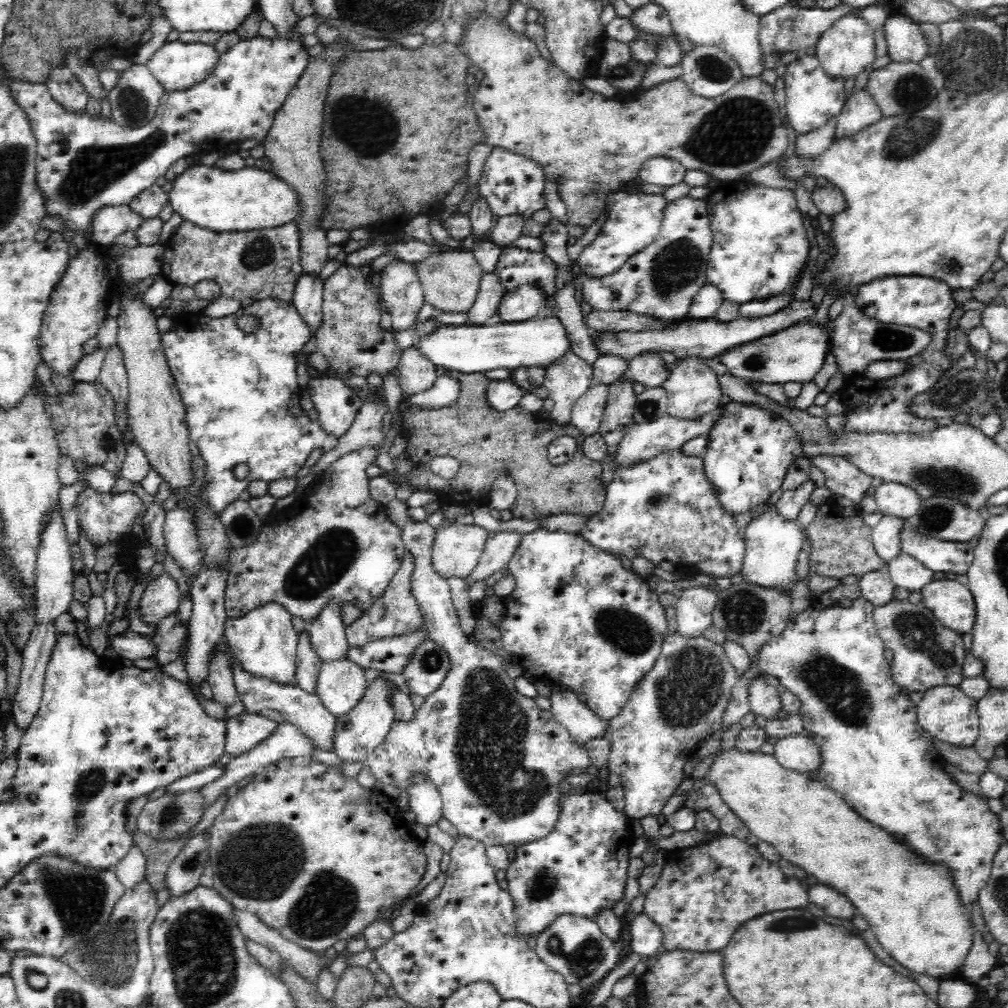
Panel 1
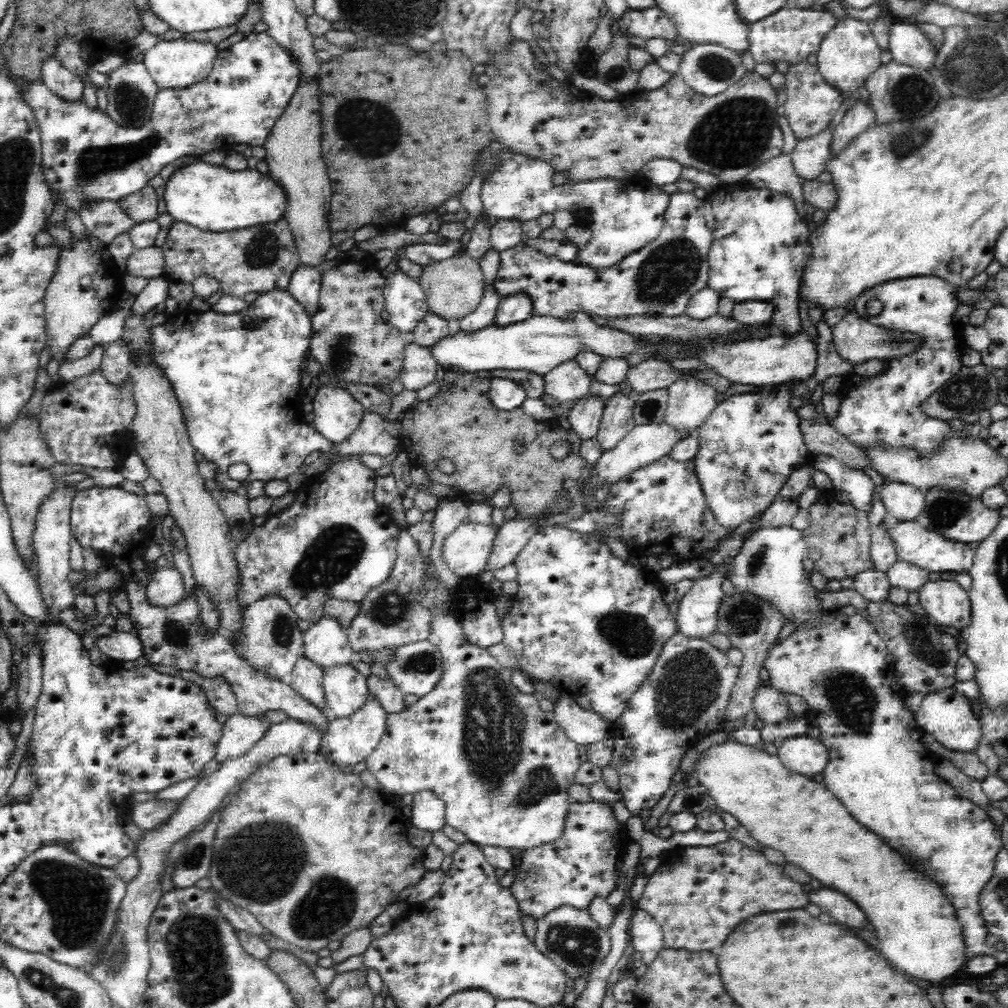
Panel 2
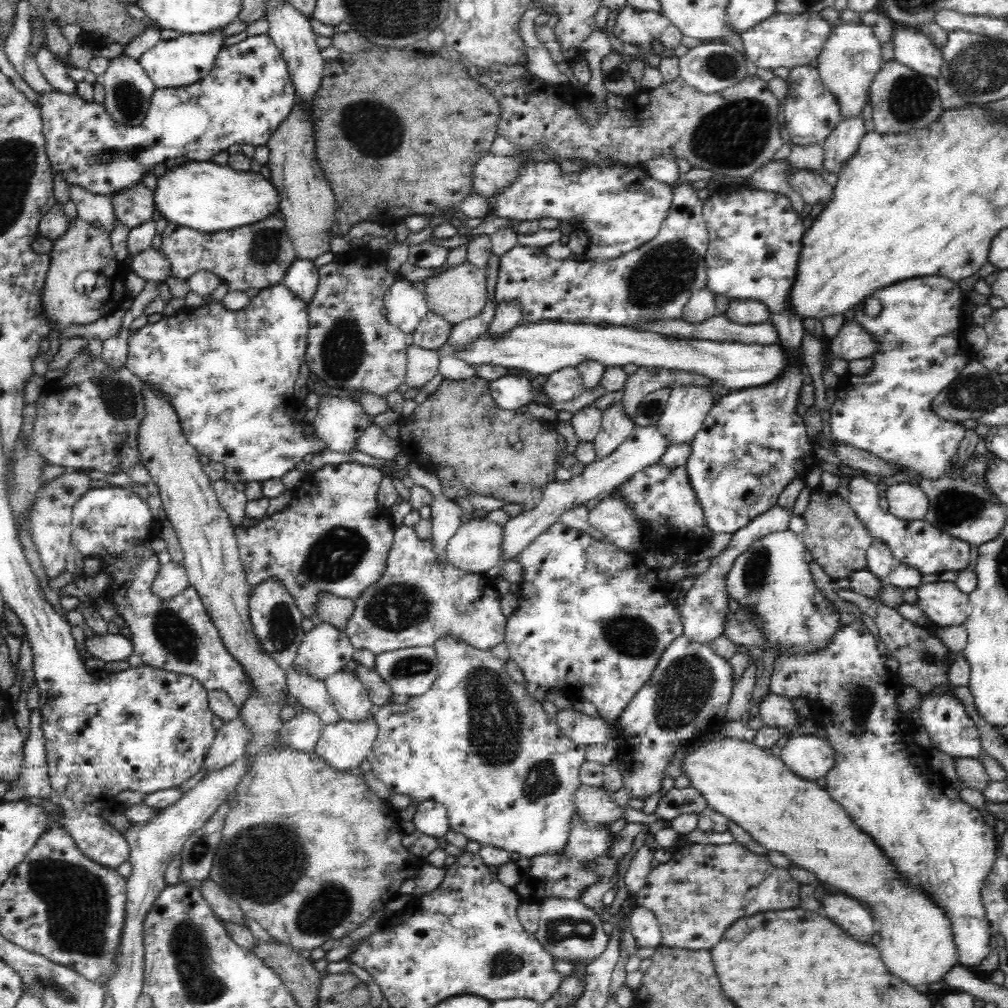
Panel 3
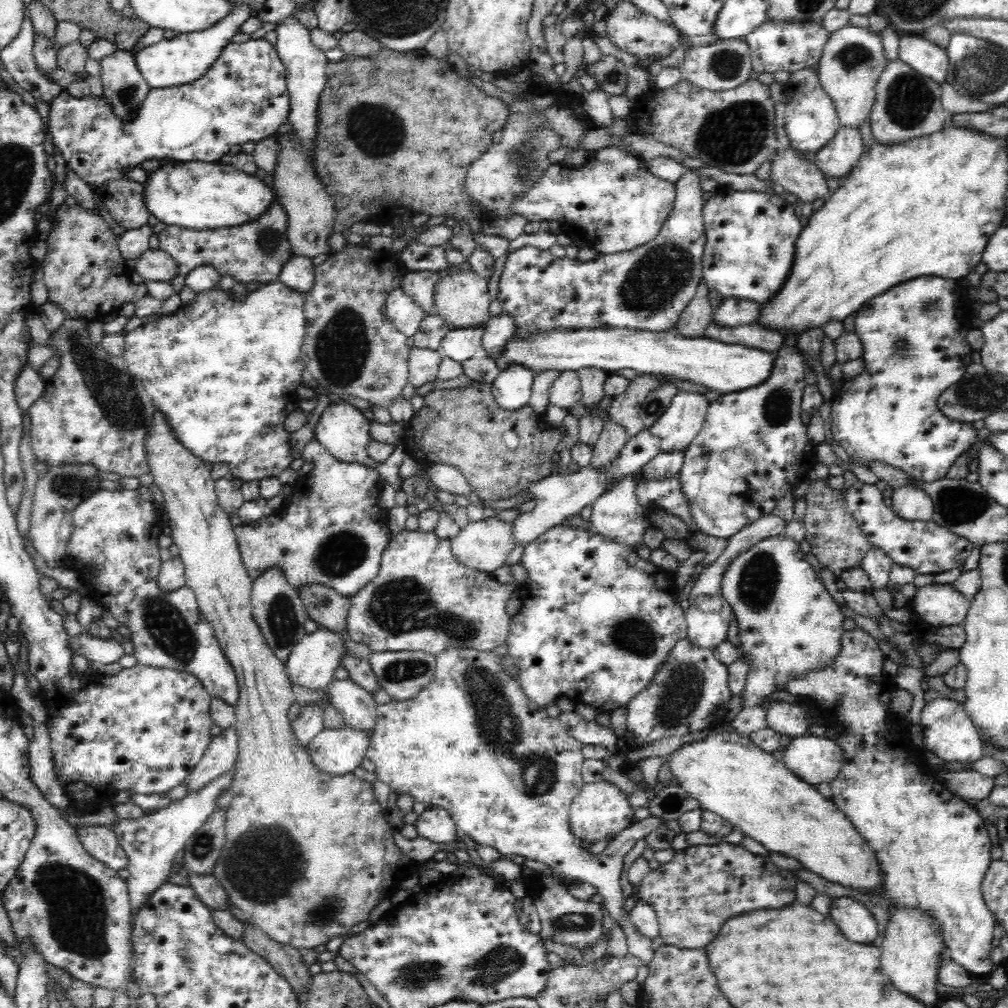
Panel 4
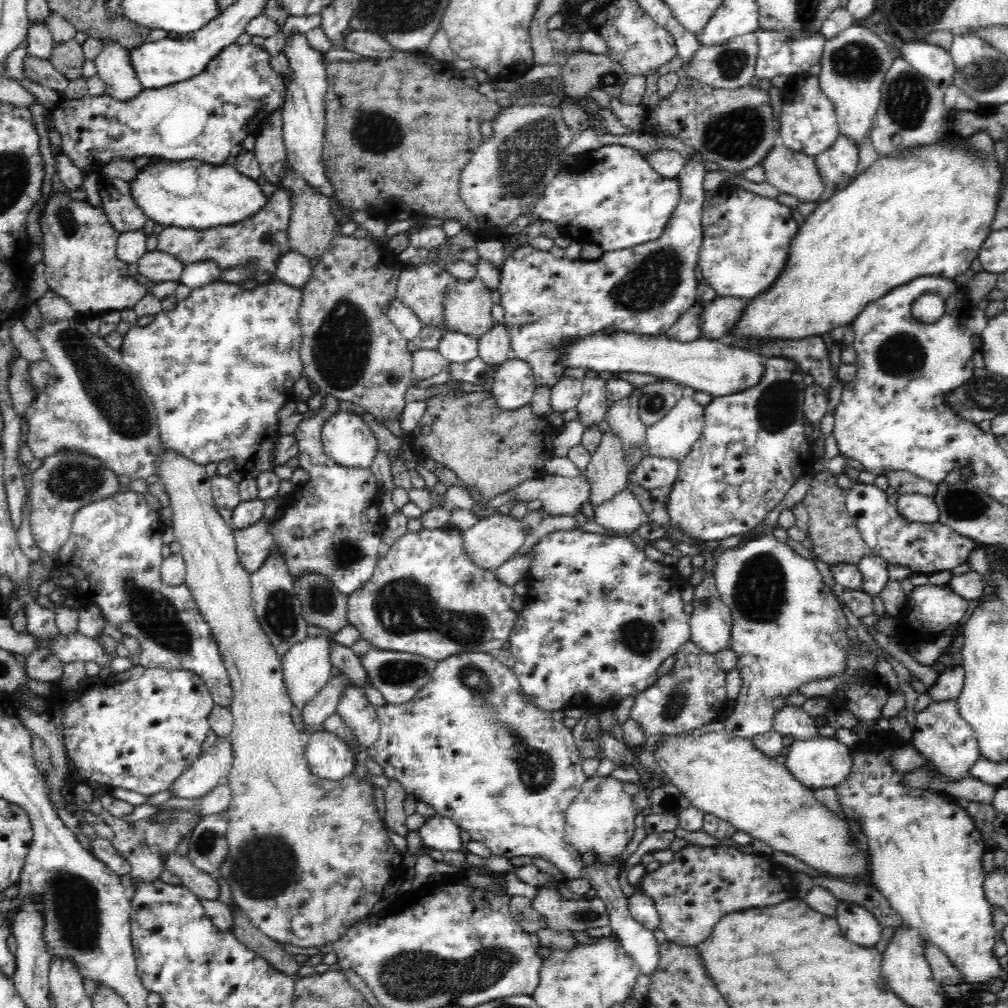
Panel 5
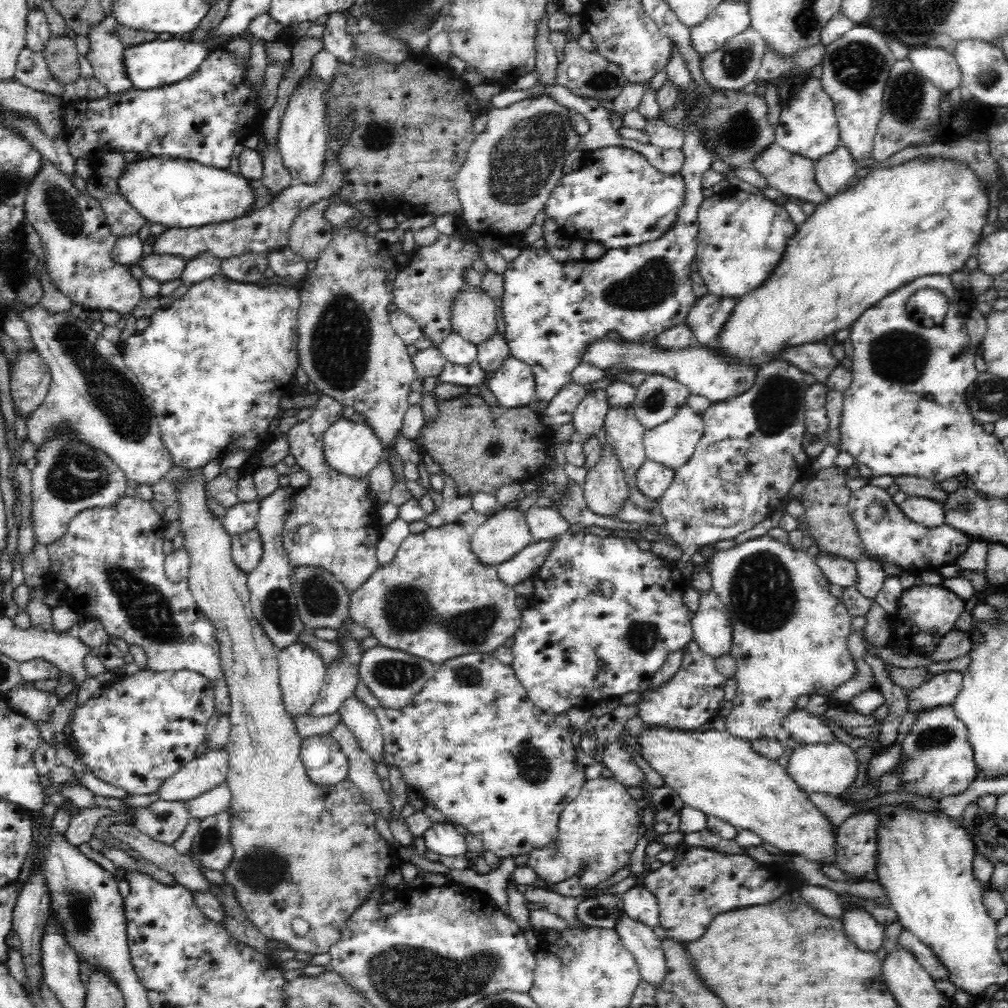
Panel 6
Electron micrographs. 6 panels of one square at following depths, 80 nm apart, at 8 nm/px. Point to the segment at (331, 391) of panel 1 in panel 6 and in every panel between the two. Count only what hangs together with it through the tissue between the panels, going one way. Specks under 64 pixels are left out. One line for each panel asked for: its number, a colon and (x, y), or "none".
2: (337, 415)
3: (340, 422)
4: (343, 431)
5: (347, 440)
6: (350, 448)

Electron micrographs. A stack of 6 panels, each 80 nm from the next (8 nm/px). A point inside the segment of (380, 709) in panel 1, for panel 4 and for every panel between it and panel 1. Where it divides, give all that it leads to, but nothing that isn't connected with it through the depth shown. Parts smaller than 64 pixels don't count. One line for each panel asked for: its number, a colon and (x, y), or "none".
2: (347, 741)
3: (344, 745)
4: (338, 751)

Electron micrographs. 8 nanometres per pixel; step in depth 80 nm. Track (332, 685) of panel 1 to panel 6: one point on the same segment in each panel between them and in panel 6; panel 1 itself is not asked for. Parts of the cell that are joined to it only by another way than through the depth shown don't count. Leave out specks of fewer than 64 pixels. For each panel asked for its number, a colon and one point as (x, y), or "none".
2: (345, 689)
3: (349, 697)
4: (355, 704)
5: (360, 716)
6: (361, 720)

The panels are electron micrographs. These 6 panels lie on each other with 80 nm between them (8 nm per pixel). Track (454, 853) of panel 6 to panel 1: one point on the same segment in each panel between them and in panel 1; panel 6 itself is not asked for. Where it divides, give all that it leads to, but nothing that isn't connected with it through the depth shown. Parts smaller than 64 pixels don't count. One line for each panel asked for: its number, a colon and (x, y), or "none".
1: (425, 802)
2: (428, 812)
3: (431, 818)
4: (435, 824)
5: (438, 833)

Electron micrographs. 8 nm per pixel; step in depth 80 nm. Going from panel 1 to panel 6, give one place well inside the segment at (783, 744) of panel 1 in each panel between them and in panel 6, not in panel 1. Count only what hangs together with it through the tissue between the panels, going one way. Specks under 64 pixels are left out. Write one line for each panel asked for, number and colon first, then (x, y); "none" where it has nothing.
2: (806, 755)
3: (809, 756)
4: (813, 759)
5: (818, 763)
6: (829, 768)

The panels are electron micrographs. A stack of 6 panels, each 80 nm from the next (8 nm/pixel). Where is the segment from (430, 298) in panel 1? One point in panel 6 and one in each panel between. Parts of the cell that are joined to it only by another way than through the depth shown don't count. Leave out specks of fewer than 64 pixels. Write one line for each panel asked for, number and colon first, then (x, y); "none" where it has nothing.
2: (454, 288)
3: (458, 294)
4: (462, 300)
5: (467, 309)
6: (473, 316)

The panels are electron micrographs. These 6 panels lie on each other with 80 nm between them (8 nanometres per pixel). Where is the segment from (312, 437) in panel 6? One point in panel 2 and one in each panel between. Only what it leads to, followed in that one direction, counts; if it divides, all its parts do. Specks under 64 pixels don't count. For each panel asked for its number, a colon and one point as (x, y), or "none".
2: (338, 544)
3: (339, 543)
4: (334, 535)
5: (332, 527)

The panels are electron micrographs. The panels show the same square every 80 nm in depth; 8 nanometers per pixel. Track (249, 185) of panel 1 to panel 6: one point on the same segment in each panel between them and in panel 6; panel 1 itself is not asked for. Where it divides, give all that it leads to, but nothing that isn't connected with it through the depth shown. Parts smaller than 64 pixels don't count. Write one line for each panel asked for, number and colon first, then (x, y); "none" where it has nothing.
2: (211, 197)
3: (203, 195)
4: (197, 195)
5: (191, 194)
6: (176, 193)

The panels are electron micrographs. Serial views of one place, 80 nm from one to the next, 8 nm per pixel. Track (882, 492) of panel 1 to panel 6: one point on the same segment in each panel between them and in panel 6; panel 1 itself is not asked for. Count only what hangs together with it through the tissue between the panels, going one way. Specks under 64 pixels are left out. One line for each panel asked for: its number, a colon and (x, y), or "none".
2: (904, 502)
3: (907, 502)
4: (910, 503)
5: (920, 508)
6: (924, 511)

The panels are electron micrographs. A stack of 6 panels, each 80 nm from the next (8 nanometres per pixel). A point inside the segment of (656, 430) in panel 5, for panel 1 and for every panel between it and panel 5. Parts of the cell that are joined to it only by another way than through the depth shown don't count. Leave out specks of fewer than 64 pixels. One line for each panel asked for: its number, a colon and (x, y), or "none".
1: (693, 390)
2: (691, 401)
3: (688, 406)
4: (674, 431)

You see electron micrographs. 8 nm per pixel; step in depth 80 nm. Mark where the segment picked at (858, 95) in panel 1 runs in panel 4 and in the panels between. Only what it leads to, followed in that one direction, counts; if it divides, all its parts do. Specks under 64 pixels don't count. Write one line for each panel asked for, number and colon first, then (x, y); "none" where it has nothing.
2: (856, 119)
3: (842, 143)
4: (834, 160)

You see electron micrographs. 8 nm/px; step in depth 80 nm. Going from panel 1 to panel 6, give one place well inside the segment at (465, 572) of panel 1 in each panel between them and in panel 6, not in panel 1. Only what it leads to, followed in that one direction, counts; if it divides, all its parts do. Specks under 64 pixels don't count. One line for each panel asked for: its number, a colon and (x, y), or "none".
2: (466, 551)
3: (476, 547)
4: (485, 545)
5: (497, 538)
6: (505, 533)

